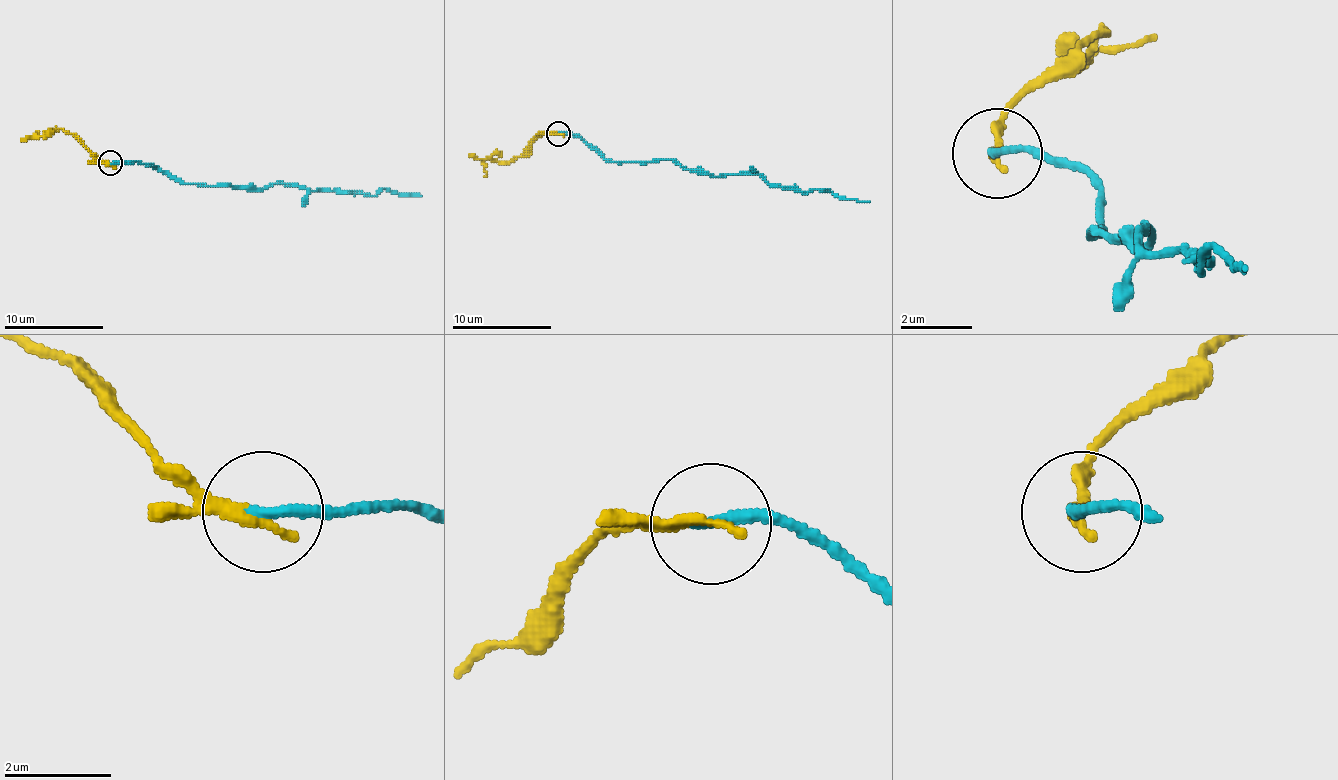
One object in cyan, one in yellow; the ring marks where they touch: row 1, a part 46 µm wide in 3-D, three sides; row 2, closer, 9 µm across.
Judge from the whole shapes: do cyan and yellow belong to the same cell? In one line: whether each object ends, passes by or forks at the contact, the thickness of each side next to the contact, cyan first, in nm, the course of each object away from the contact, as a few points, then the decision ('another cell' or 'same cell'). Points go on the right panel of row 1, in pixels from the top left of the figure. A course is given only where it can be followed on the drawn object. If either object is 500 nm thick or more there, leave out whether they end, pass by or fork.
cyan ends there; yellow ends there; 240 nm thick on the cyan side, 240 nm on the other; cyan runs (1000, 155), (1063, 155), (1090, 182), (1090, 236), (1144, 227), (1198, 272), (1216, 245), (1243, 272); yellow runs (1000, 155), (1000, 119), (1072, 47), (1099, 29), (1090, 56), (1153, 38); another cell

